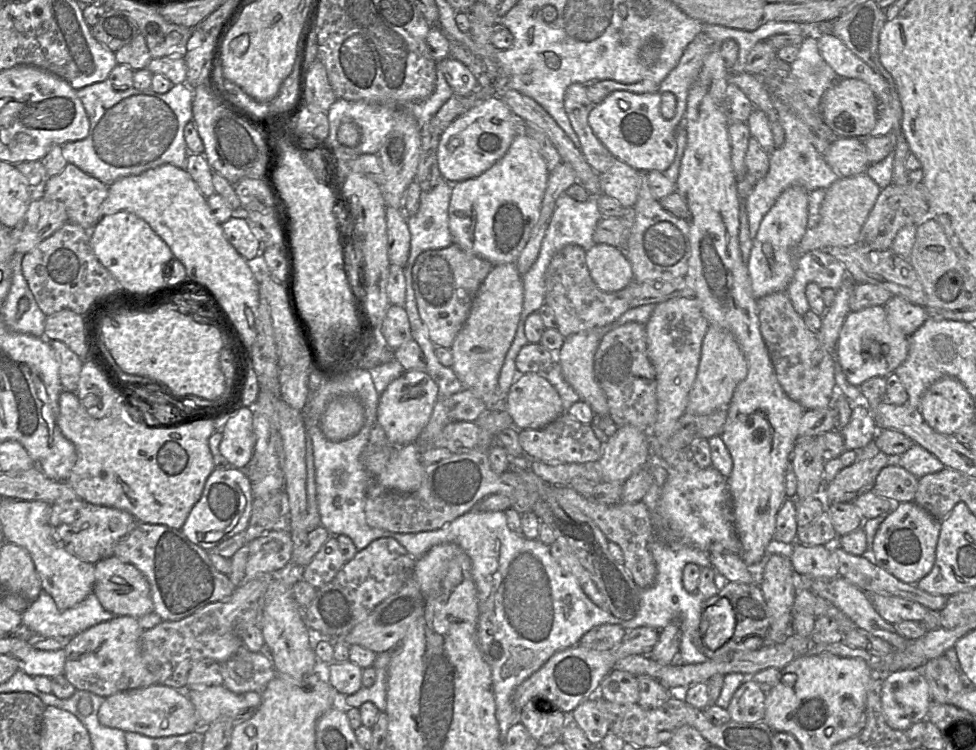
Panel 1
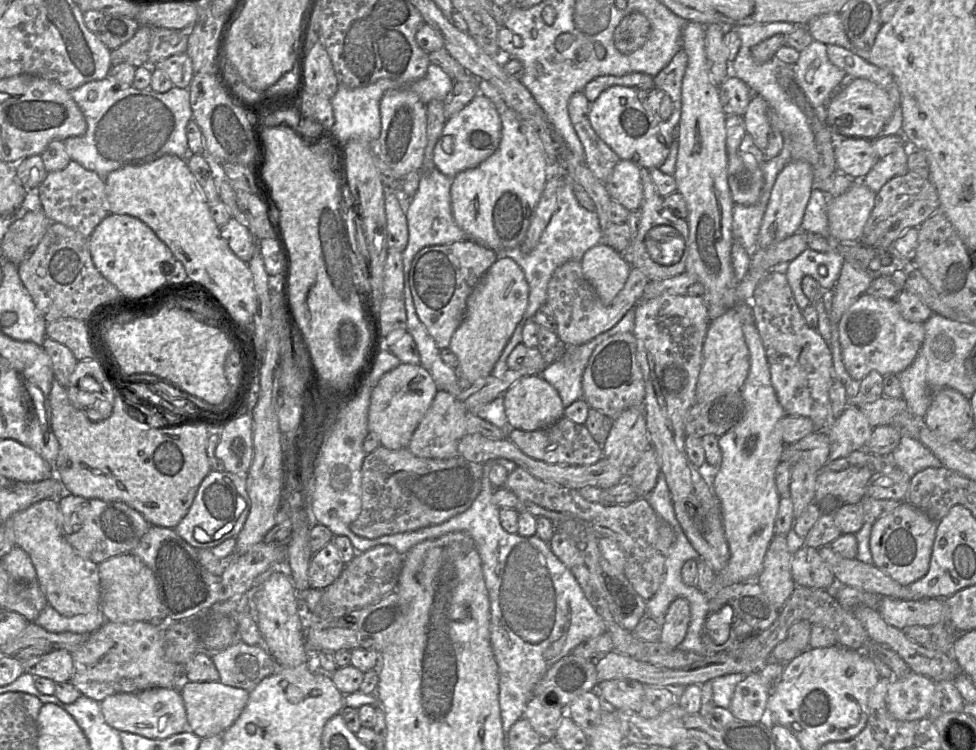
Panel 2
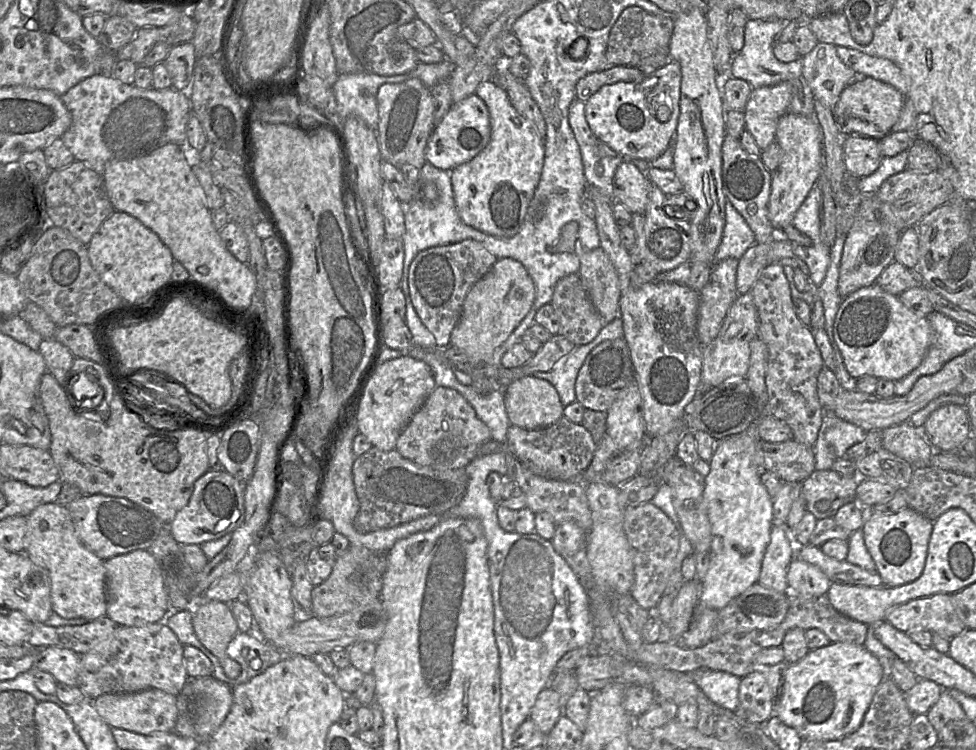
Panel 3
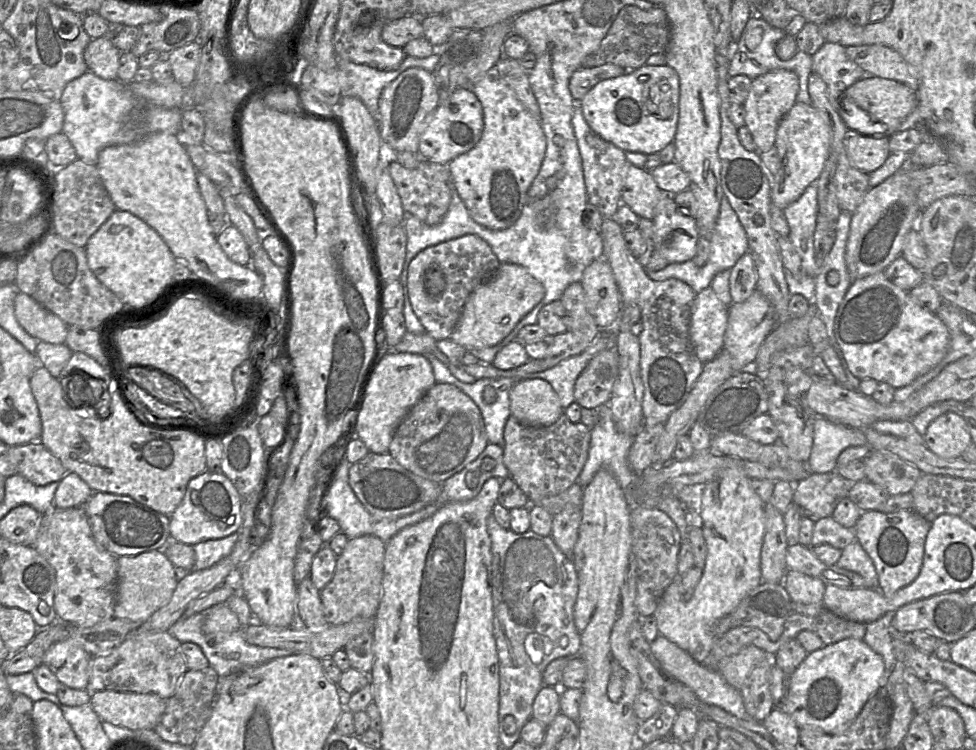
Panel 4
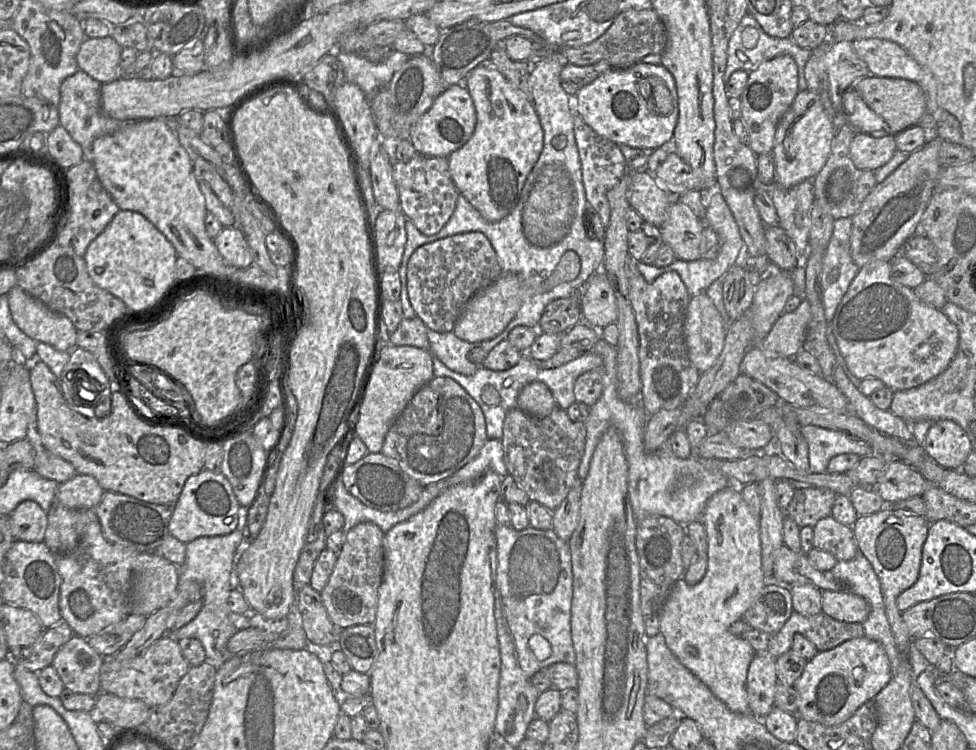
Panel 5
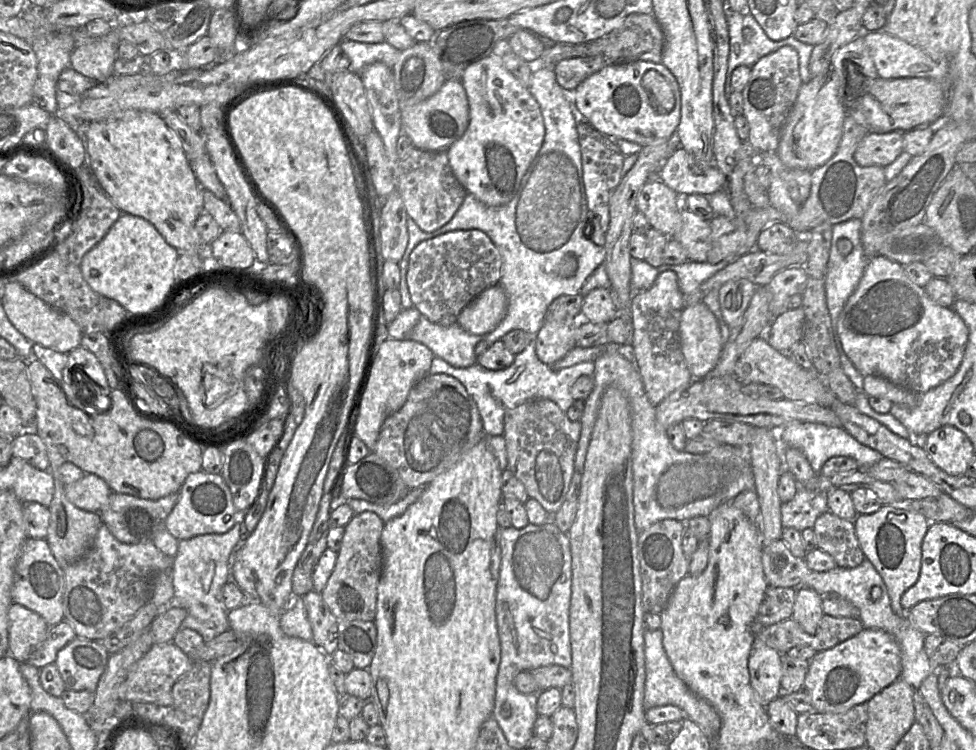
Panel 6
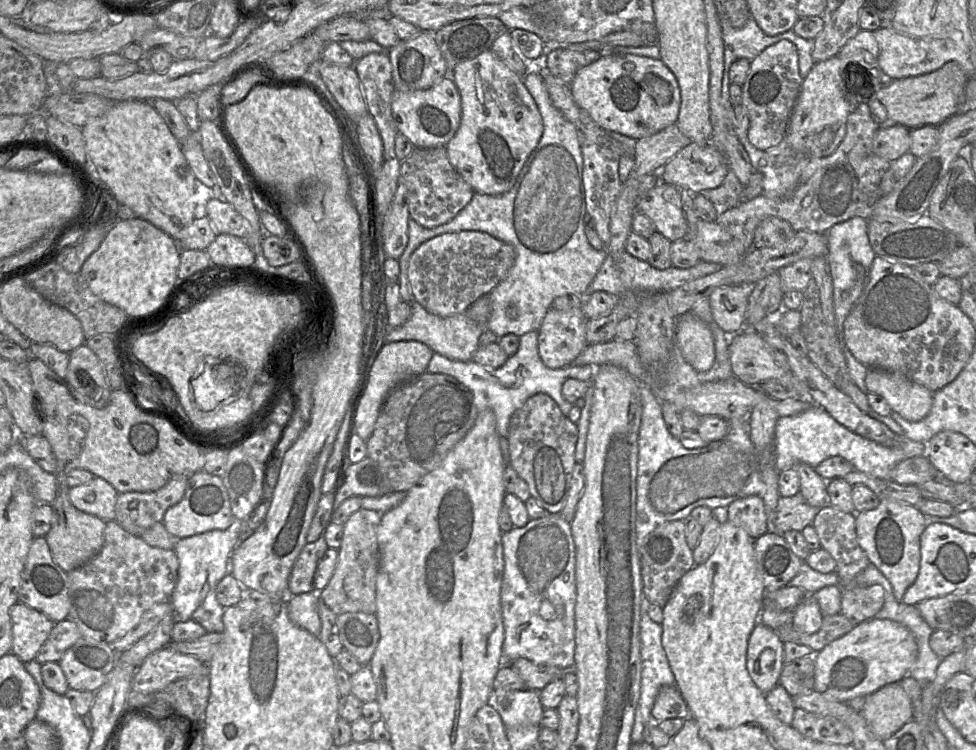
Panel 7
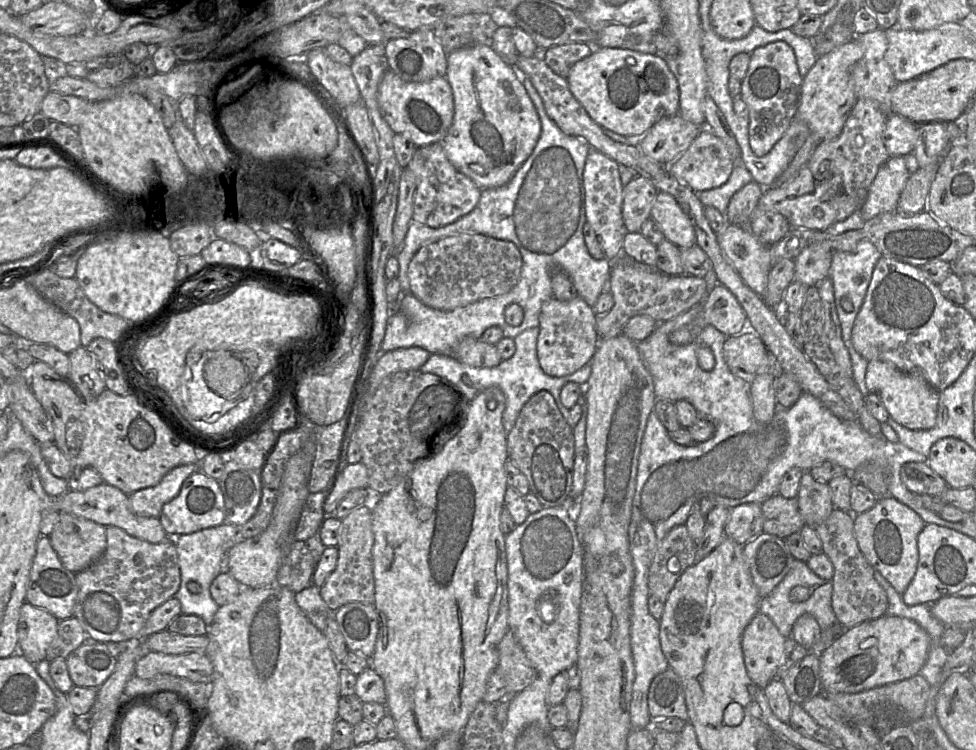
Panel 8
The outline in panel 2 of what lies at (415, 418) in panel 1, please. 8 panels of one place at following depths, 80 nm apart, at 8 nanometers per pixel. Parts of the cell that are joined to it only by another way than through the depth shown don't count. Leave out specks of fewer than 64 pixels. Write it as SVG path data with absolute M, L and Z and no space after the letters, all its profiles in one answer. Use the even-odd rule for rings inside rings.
M401 363L386 372L372 389L368 411L369 432L375 433L380 445L388 449L407 447L438 390L437 384L421 364Z

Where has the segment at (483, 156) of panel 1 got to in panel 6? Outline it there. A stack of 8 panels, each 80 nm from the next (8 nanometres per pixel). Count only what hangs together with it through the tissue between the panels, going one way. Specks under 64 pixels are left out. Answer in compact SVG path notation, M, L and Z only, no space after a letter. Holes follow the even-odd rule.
M460 80L445 81L431 97L401 109L402 133L413 142L415 148L423 151L448 150L459 140L469 123L469 104Z

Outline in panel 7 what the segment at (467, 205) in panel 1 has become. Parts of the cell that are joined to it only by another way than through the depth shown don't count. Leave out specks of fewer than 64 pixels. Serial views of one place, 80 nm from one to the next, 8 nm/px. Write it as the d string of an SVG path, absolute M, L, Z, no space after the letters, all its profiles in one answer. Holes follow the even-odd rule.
M492 50L459 63L448 77L455 83L461 97L460 125L445 146L451 165L476 193L500 195L509 191L528 157L538 145L544 130L542 116L523 83L523 77L511 70Z

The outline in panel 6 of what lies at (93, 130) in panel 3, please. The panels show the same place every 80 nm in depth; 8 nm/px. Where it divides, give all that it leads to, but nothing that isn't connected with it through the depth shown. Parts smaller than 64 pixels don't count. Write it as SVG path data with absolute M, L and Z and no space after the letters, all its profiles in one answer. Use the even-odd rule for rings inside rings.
M71 67L61 72L56 83L57 110L55 114L83 139L86 125L91 122L85 122L81 118L80 101L83 94L95 84L95 81Z

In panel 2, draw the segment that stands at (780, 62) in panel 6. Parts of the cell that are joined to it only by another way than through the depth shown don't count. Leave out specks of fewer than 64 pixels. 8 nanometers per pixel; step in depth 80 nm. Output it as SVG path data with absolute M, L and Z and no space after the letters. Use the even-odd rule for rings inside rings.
M752 94L747 110L744 114L746 131L754 140L755 145L764 151L769 142L769 134L772 131L768 119L768 104L758 94Z

